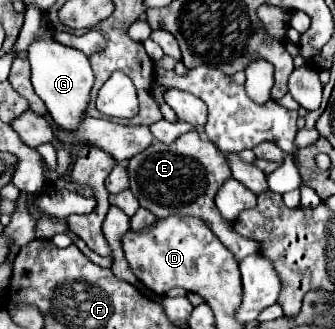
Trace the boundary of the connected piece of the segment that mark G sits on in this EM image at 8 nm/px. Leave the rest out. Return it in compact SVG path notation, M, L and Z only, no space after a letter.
M38 36L28 46L28 62L32 66L32 86L34 86L36 94L48 106L52 120L62 130L74 130L76 124L84 116L84 110L86 110L88 98L90 98L90 90L94 84L94 74L88 64L88 56L80 50L58 44L54 38Z

